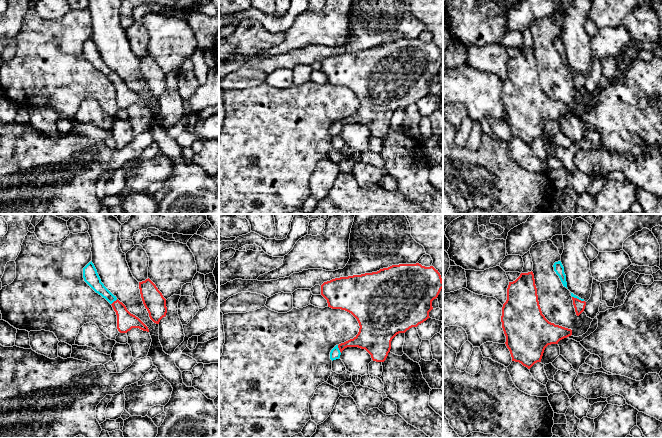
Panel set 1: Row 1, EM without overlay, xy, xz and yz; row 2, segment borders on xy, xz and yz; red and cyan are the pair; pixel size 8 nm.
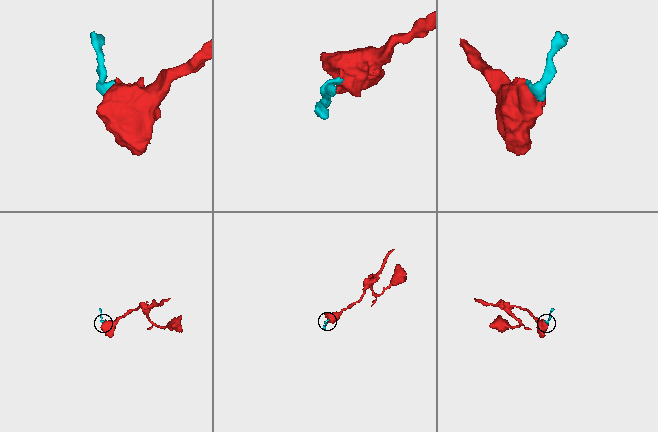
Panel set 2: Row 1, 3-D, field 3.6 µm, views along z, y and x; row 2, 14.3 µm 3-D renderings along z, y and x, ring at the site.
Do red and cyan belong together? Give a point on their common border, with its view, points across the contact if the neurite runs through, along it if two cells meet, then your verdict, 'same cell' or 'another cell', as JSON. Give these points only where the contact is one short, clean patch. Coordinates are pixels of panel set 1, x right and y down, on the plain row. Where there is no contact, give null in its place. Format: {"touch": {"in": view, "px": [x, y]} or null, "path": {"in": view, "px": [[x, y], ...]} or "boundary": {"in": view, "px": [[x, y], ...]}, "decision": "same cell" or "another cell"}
{"touch": {"in": "xz", "px": [339, 125]}, "path": {"in": "xz", "px": [[368, 114], [345, 120], [339, 125], [335, 129]]}, "decision": "same cell"}

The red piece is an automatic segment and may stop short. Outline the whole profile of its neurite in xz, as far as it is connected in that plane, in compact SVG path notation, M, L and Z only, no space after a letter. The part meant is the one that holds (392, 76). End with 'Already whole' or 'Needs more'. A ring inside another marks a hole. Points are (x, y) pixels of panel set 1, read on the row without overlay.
M419 39L392 41L377 48L335 54L321 61L321 71L327 76L328 83L341 85L351 89L359 99L359 108L353 114L336 121L330 128L330 135L340 134L342 127L347 123L365 125L373 137L384 138L391 125L392 115L399 109L405 109L412 103L426 97L429 88L433 85L432 77L436 75L443 64L440 49L433 42L425 43Z. Needs more

